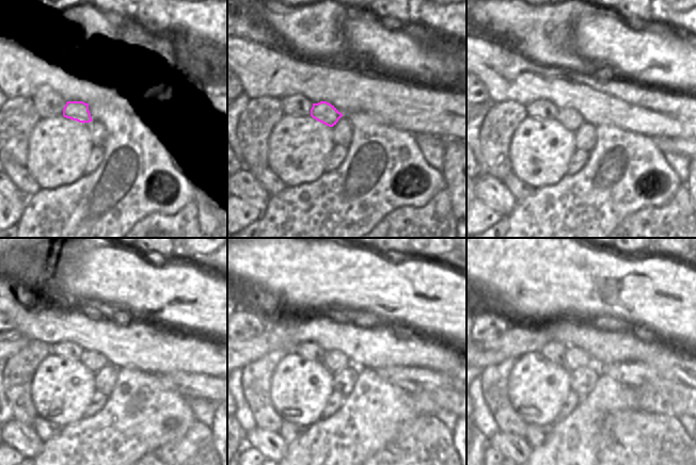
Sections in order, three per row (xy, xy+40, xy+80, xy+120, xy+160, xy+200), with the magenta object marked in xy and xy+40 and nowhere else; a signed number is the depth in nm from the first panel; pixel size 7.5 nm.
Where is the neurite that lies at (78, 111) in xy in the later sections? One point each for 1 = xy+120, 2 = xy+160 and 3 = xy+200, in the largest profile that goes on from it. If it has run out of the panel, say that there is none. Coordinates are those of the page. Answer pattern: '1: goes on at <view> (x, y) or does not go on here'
1: goes on at xy+120 (94, 361)
2: goes on at xy+160 (334, 361)
3: goes on at xy+200 (574, 358)

